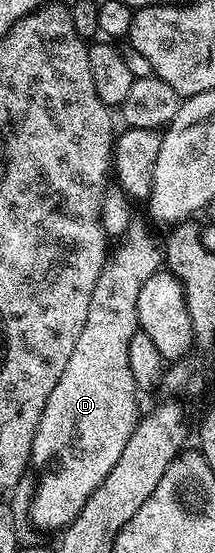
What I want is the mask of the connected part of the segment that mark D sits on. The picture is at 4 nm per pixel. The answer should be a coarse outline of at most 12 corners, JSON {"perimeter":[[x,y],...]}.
{"perimeter":[[127,240],[33,434],[31,524],[67,527],[141,419],[137,294],[160,245]]}

